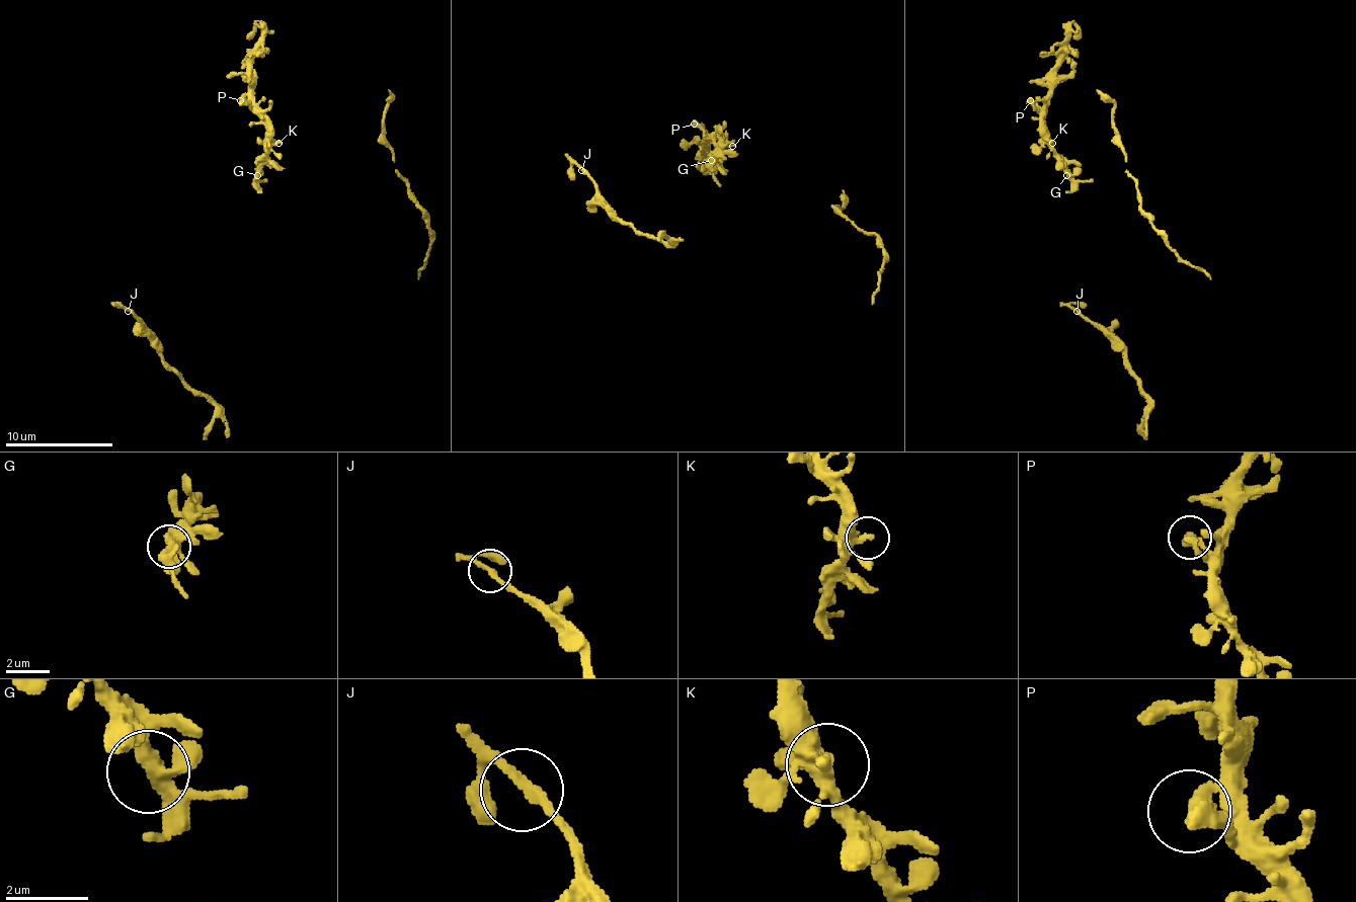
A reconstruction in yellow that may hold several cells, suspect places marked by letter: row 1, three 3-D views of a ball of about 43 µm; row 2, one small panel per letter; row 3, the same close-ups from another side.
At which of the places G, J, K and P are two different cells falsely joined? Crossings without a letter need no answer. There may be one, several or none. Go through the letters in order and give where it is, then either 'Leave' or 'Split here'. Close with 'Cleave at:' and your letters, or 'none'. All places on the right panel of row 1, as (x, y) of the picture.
G: Place: (1066, 175). Leave
J: Place: (1077, 311). Leave
K: Place: (1052, 143). Leave
P: Place: (1030, 100). Leave
Cleave at: none

